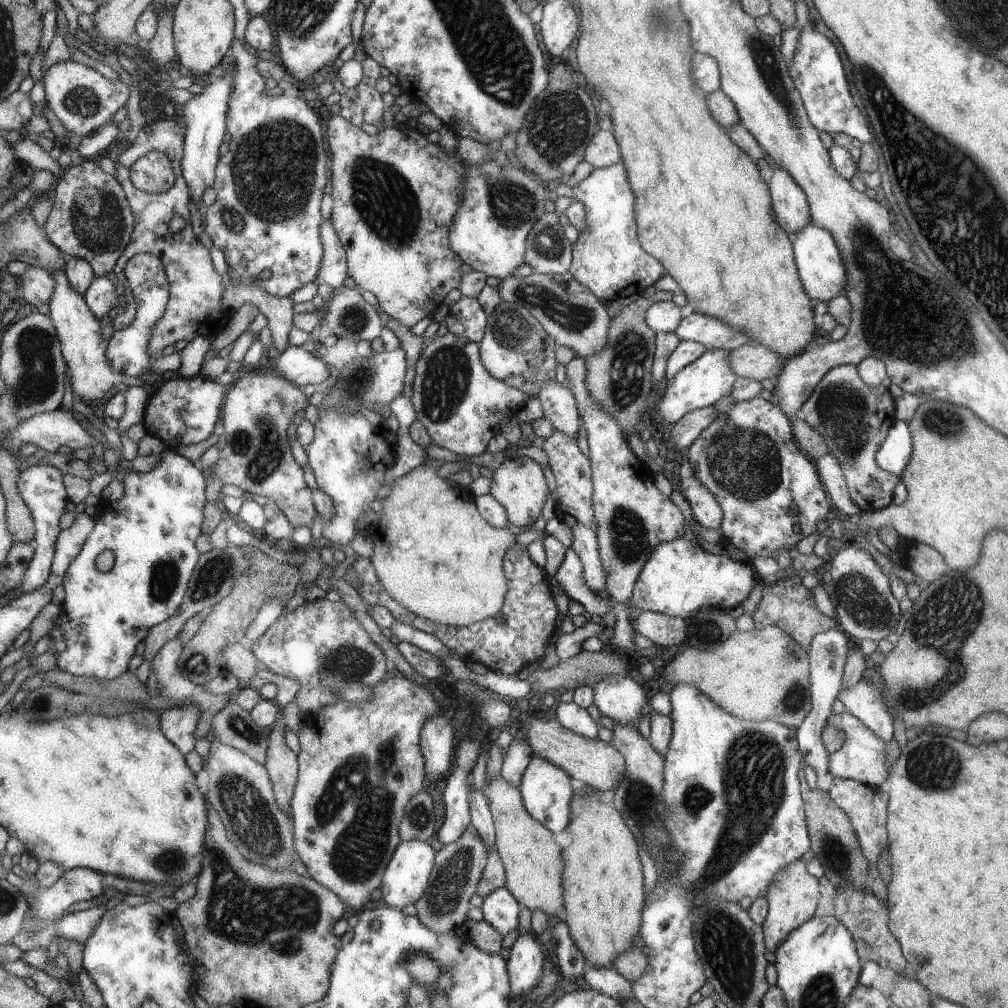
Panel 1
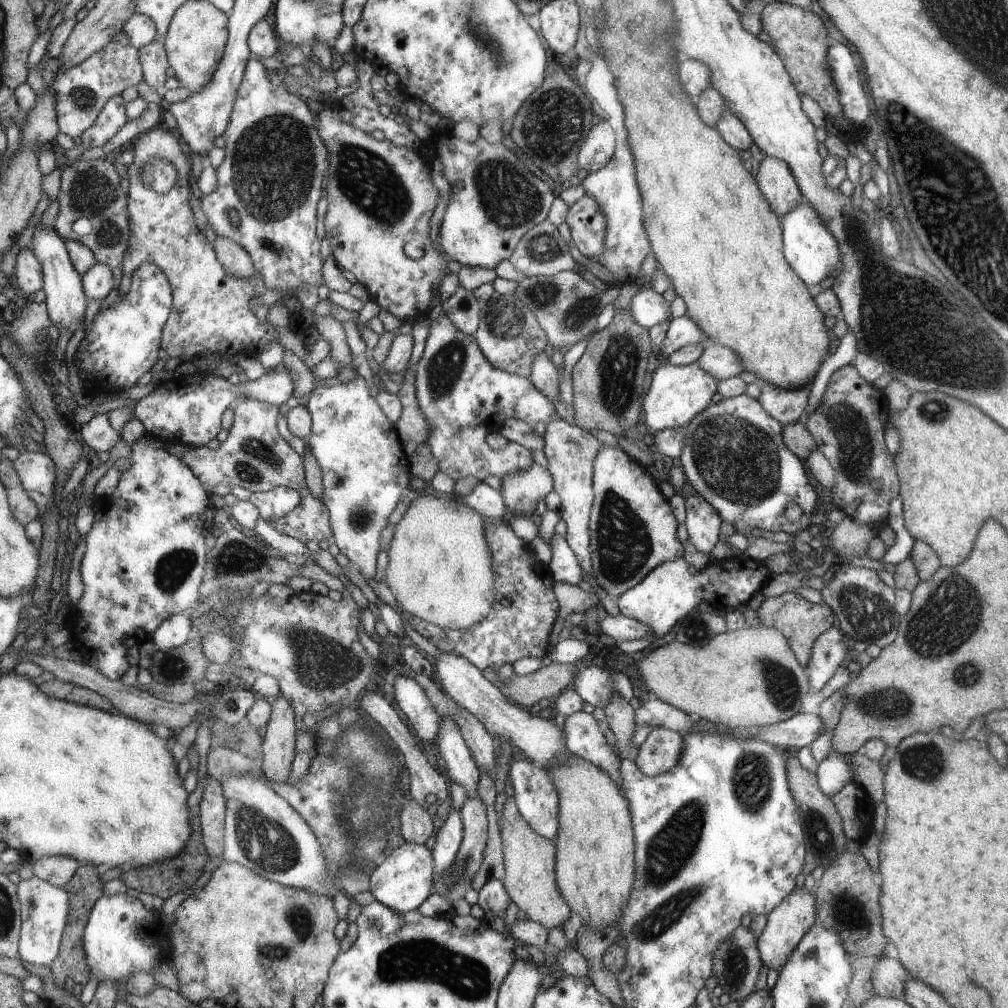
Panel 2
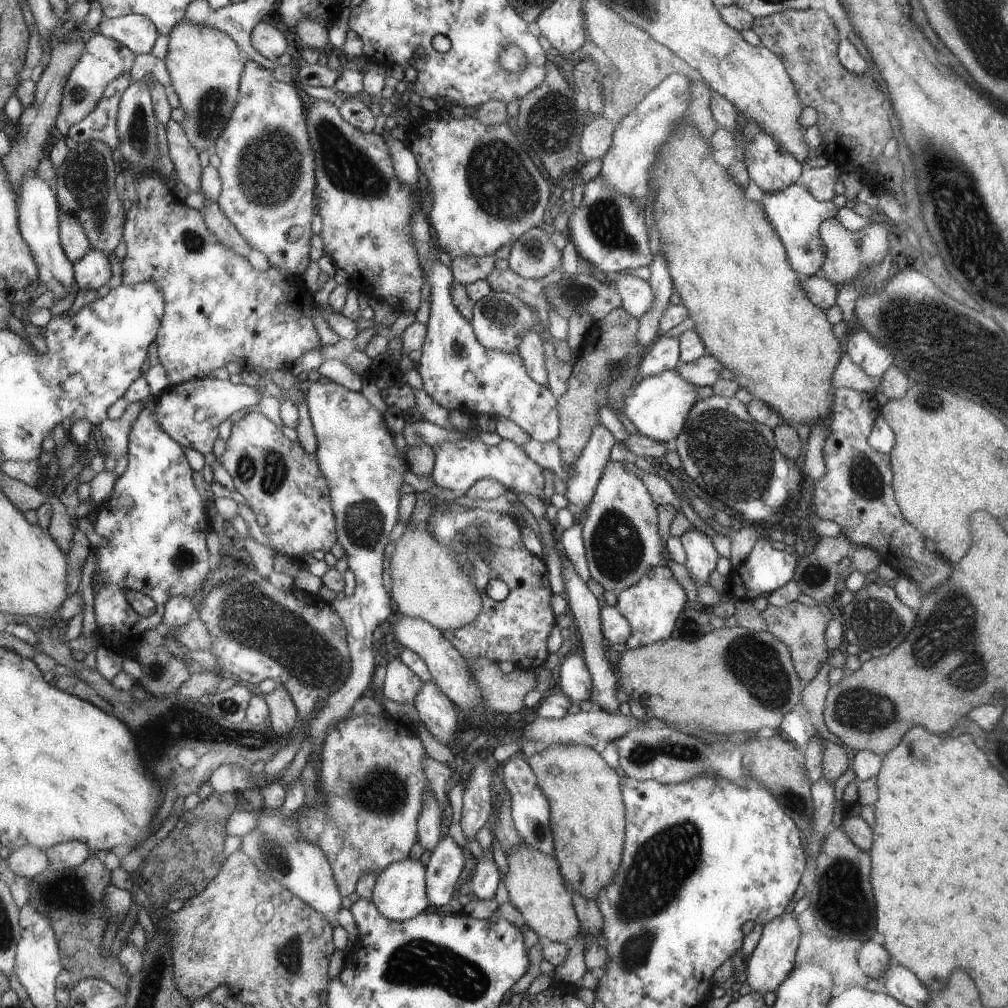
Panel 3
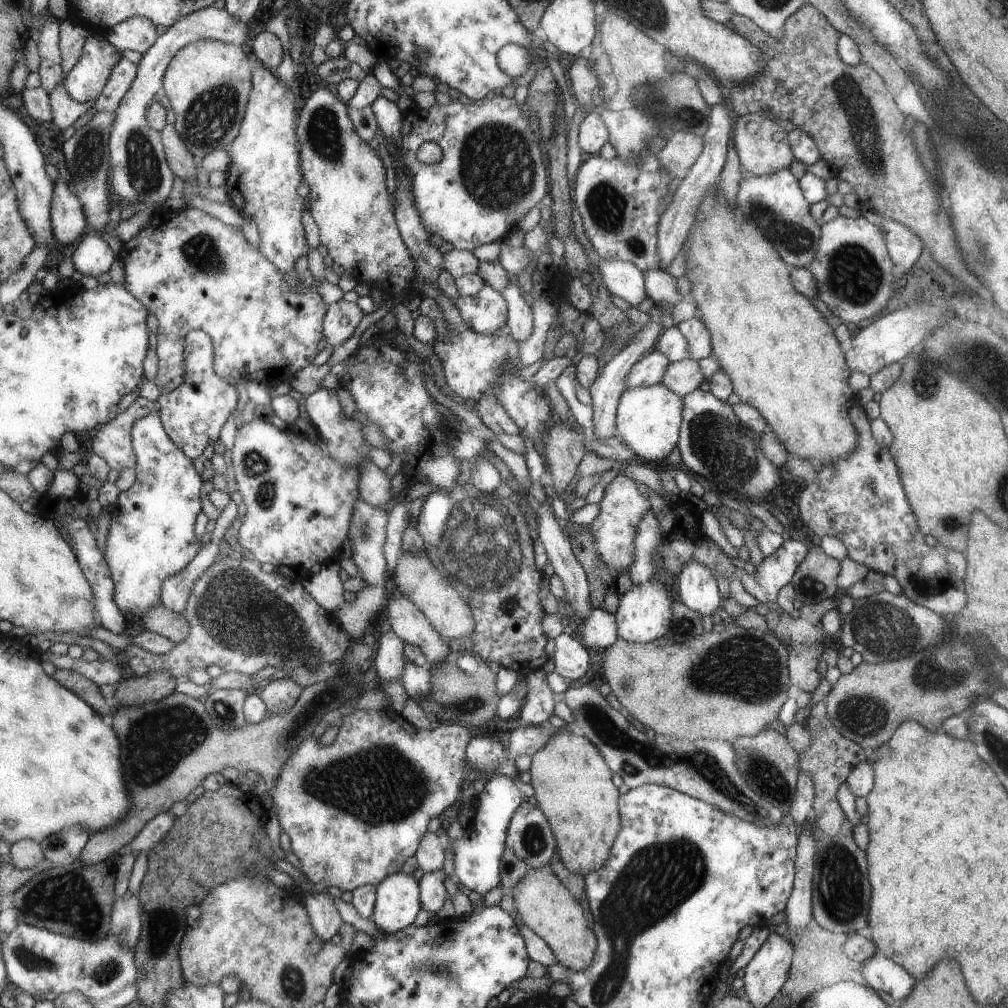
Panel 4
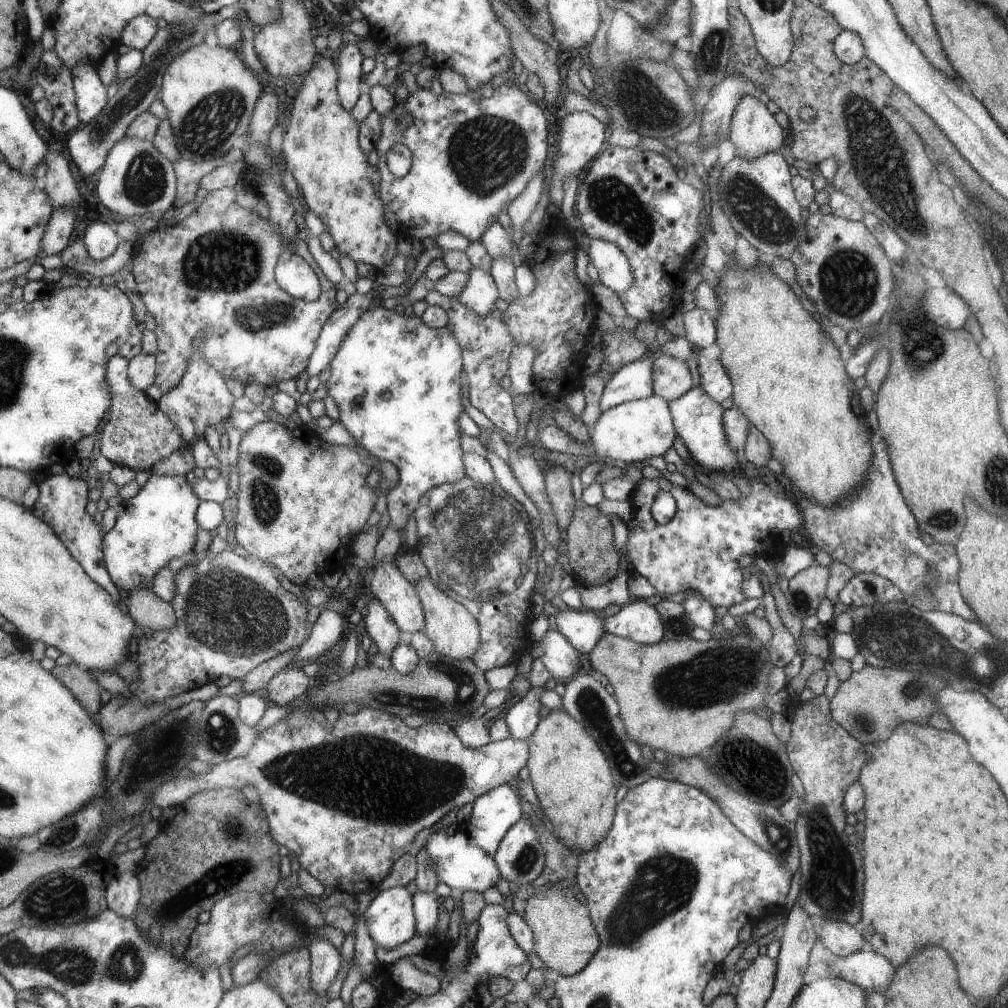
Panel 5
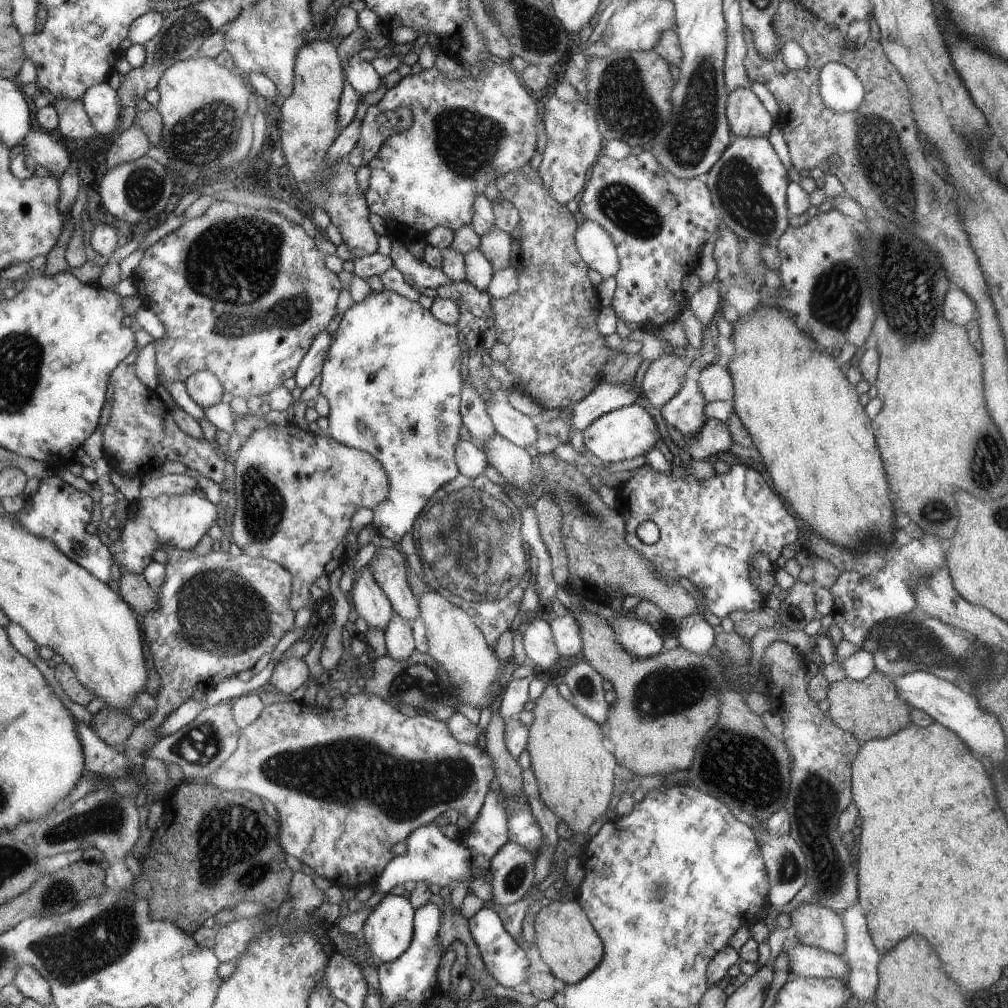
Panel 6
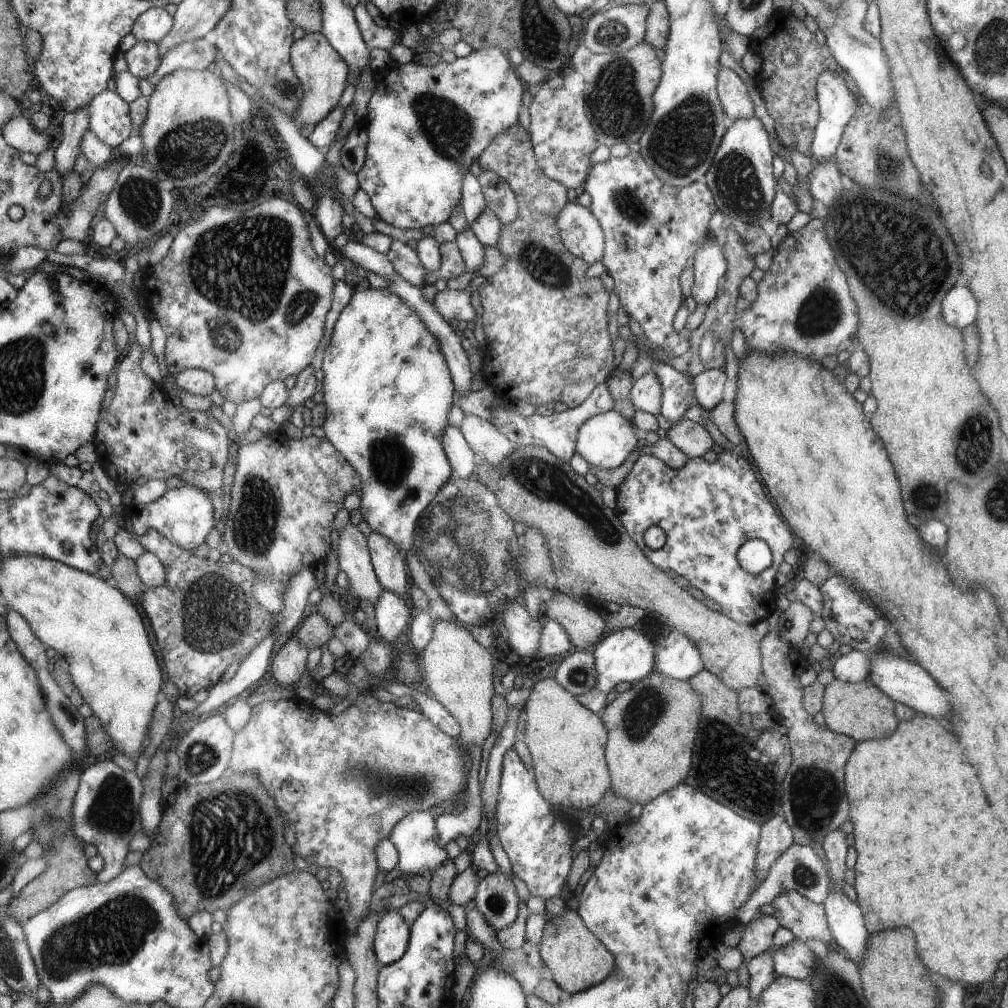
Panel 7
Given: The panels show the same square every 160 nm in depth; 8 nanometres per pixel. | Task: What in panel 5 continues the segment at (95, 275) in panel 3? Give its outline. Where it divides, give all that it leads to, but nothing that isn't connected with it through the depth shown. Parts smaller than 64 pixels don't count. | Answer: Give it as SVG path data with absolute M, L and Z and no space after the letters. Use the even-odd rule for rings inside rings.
M96 222L89 226L82 239L89 258L96 262L101 262L111 254L115 254L121 241L115 229L103 222Z

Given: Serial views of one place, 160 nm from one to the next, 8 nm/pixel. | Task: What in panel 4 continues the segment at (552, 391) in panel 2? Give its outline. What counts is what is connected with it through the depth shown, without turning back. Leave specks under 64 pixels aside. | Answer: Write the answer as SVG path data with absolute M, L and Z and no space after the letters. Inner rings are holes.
M513 284L507 285L501 292L506 304L505 329L515 341L523 341L532 333L532 310L522 300Z

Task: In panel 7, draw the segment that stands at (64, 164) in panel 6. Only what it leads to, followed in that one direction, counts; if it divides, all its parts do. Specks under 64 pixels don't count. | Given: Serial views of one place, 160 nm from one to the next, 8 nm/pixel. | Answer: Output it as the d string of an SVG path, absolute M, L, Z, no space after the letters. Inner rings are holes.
M20 112L12 117L2 131L6 141L21 152L31 152L38 157L49 150L50 138L41 134L32 120L25 118Z

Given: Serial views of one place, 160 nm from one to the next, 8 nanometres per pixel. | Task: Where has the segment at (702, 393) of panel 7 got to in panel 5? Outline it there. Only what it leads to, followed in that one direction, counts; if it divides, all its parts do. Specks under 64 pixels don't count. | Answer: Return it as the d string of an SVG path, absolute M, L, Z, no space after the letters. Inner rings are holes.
M697 354L700 359L700 383L705 392L717 402L723 402L725 398L729 398L732 393L732 384L726 370L721 366L718 359L706 359Z

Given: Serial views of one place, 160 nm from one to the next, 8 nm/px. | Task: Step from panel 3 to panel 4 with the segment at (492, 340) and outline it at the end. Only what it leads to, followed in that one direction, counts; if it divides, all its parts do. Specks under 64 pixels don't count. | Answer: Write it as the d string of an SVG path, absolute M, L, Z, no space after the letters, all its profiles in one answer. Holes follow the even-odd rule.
M484 284L474 295L448 298L459 310L462 319L476 333L493 335L505 327L506 304L500 292Z

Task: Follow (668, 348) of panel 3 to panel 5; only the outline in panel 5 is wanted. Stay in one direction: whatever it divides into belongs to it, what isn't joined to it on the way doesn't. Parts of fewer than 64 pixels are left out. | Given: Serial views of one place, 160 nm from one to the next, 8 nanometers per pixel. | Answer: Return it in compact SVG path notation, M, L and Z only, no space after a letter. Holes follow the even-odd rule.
M647 354L623 365L602 386L599 406L602 412L625 401L644 399L652 393L652 364L655 356Z

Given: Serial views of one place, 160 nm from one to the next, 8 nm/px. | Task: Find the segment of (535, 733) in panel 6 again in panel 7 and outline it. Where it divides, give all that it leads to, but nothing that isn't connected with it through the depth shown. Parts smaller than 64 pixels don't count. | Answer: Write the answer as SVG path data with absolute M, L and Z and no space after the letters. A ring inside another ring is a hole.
M554 678L537 681L530 688L530 695L522 710L525 712L522 740L534 760L533 764L537 769L535 780L547 804L555 808L567 806L579 810L599 808L599 804L603 804L603 796L607 796L607 792L612 792L610 766L606 764L605 759L609 733L606 725L601 724L600 714L585 709Z

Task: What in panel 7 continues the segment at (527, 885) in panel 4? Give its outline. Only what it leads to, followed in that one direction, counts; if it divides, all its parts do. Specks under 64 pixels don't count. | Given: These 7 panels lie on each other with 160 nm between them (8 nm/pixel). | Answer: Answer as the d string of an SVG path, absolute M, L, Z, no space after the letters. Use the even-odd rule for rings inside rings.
M566 908L560 916L550 916L548 923L542 928L539 945L539 956L550 970L555 984L568 994L592 987L601 982L614 968L614 956L591 931L586 927L582 918L575 911Z

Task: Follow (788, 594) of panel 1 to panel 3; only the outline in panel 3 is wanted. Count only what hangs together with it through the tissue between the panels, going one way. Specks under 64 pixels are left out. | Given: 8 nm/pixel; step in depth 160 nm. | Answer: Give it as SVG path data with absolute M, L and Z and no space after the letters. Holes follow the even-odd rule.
M795 600L782 607L768 604L761 612L761 616L766 622L767 631L778 637L783 644L788 644L799 680L807 684L827 658L828 648L824 641L824 630L831 620L829 608L825 607L824 603L810 607Z

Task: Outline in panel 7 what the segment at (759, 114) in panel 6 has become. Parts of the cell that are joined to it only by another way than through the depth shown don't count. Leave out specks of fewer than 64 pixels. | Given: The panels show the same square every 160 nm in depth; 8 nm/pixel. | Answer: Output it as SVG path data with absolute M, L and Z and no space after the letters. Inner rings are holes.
M720 66L718 72L719 100L722 101L723 112L726 112L733 121L753 117L753 104L745 88L745 84L735 72Z

